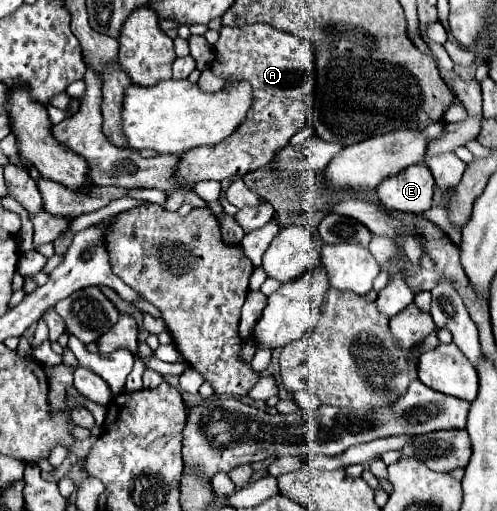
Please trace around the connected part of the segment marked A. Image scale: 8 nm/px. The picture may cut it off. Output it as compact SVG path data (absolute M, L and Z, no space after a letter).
M241 26L219 30L221 38L215 44L215 74L229 78L231 84L247 80L253 86L255 102L239 132L223 140L219 146L199 146L183 154L183 174L199 180L225 180L229 176L245 176L267 166L273 156L289 144L289 138L307 124L311 104L311 88L315 78L313 48L307 40L281 32L273 26Z

